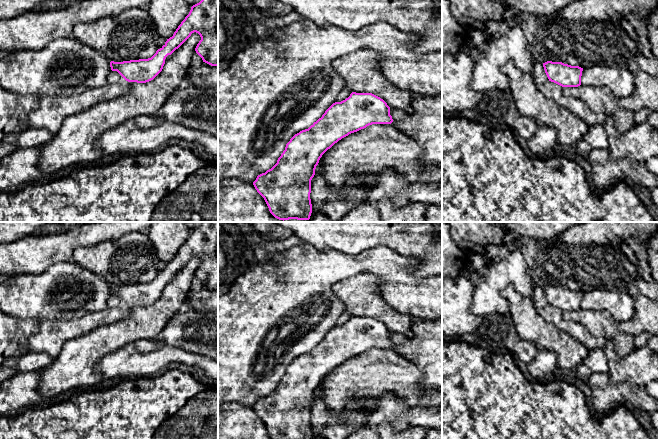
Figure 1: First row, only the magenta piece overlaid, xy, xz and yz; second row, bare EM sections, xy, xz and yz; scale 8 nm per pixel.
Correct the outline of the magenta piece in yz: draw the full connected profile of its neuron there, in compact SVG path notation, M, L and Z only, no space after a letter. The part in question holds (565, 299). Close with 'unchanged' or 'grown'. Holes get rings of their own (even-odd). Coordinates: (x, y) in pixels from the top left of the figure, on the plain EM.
M547 285L543 287L549 305L562 311L578 311L581 309L583 292L562 286Z | unchanged

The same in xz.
M352 316L348 322L333 327L308 353L295 358L286 368L277 387L257 400L253 409L264 422L272 439L311 439L311 404L322 379L351 357L372 348L391 348L390 331L372 317Z | unchanged

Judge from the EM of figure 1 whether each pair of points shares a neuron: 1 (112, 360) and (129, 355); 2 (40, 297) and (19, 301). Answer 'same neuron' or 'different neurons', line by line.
1: same neuron
2: same neuron

